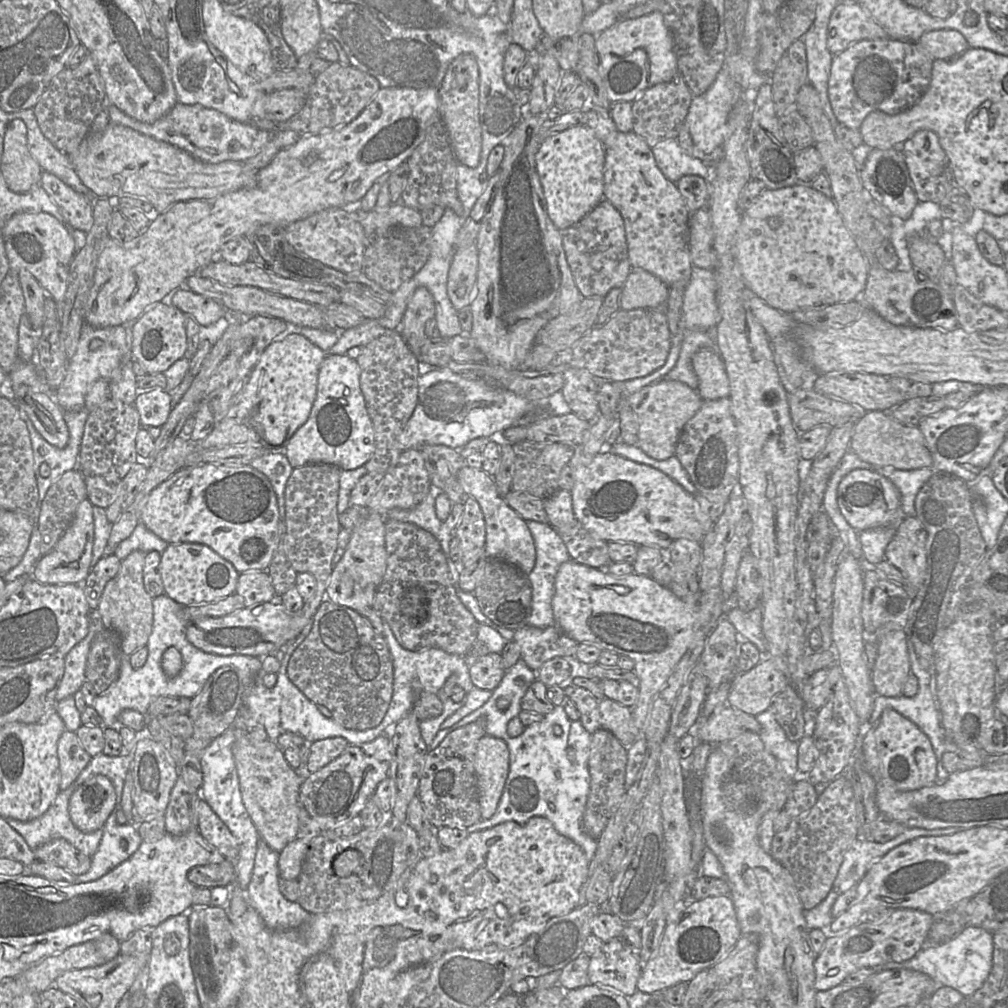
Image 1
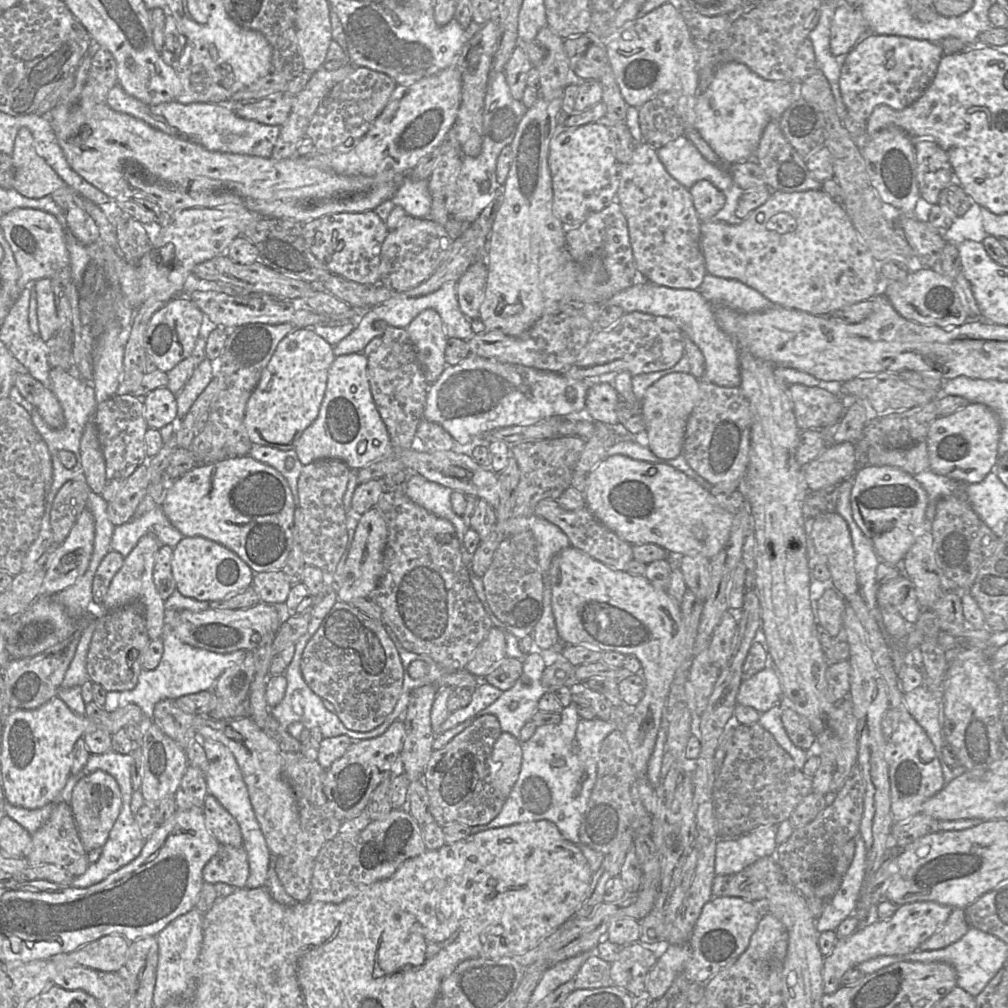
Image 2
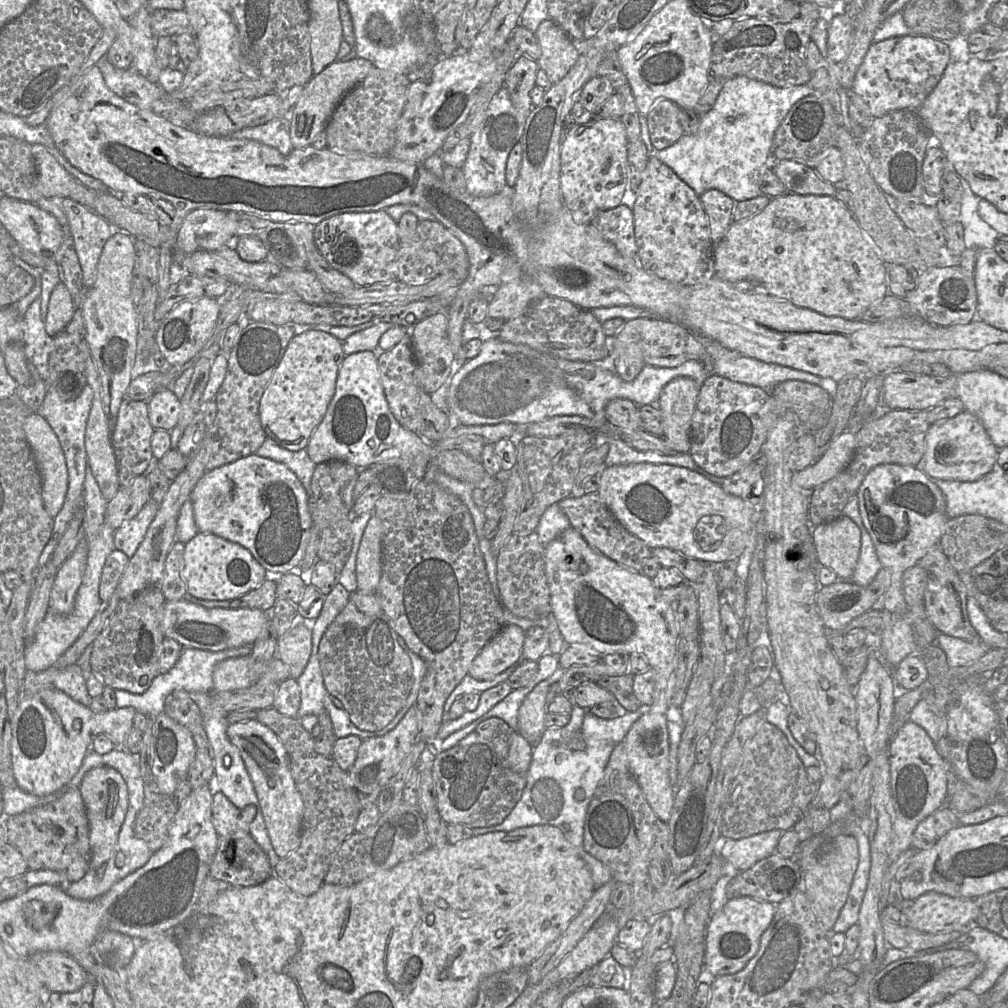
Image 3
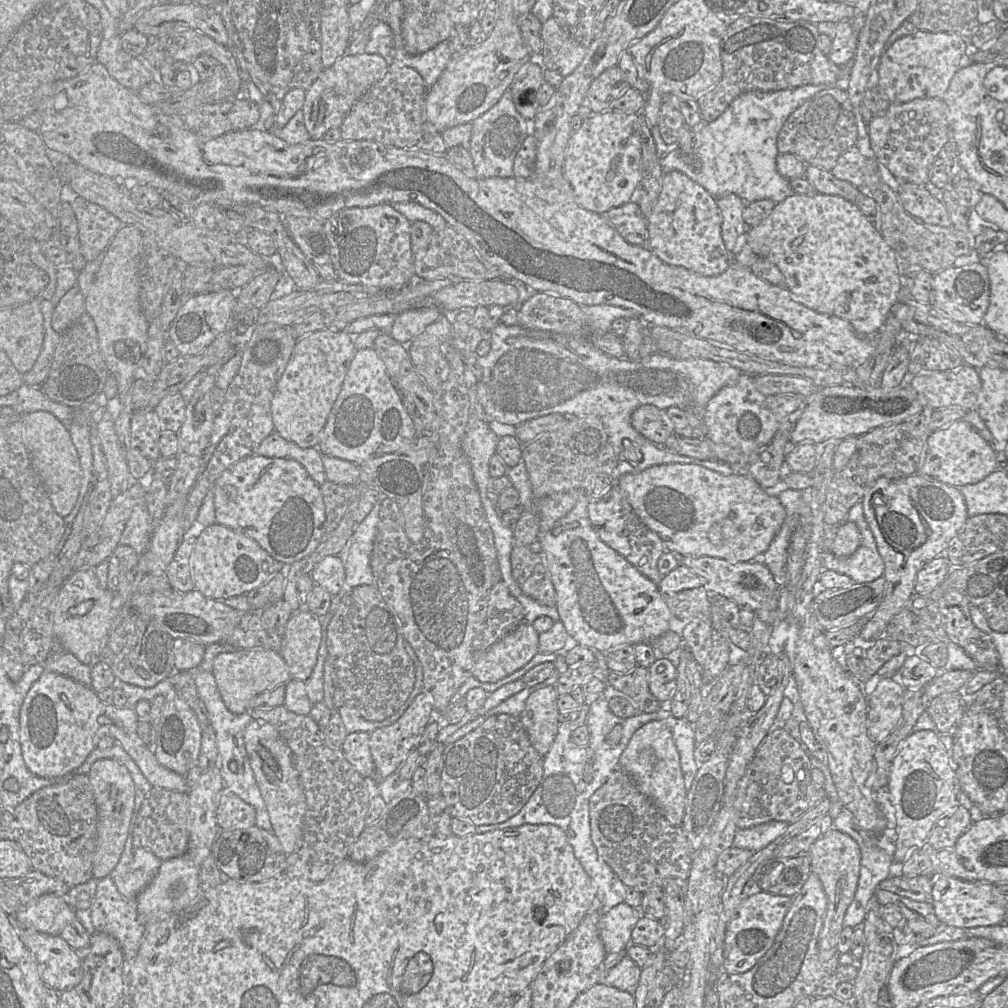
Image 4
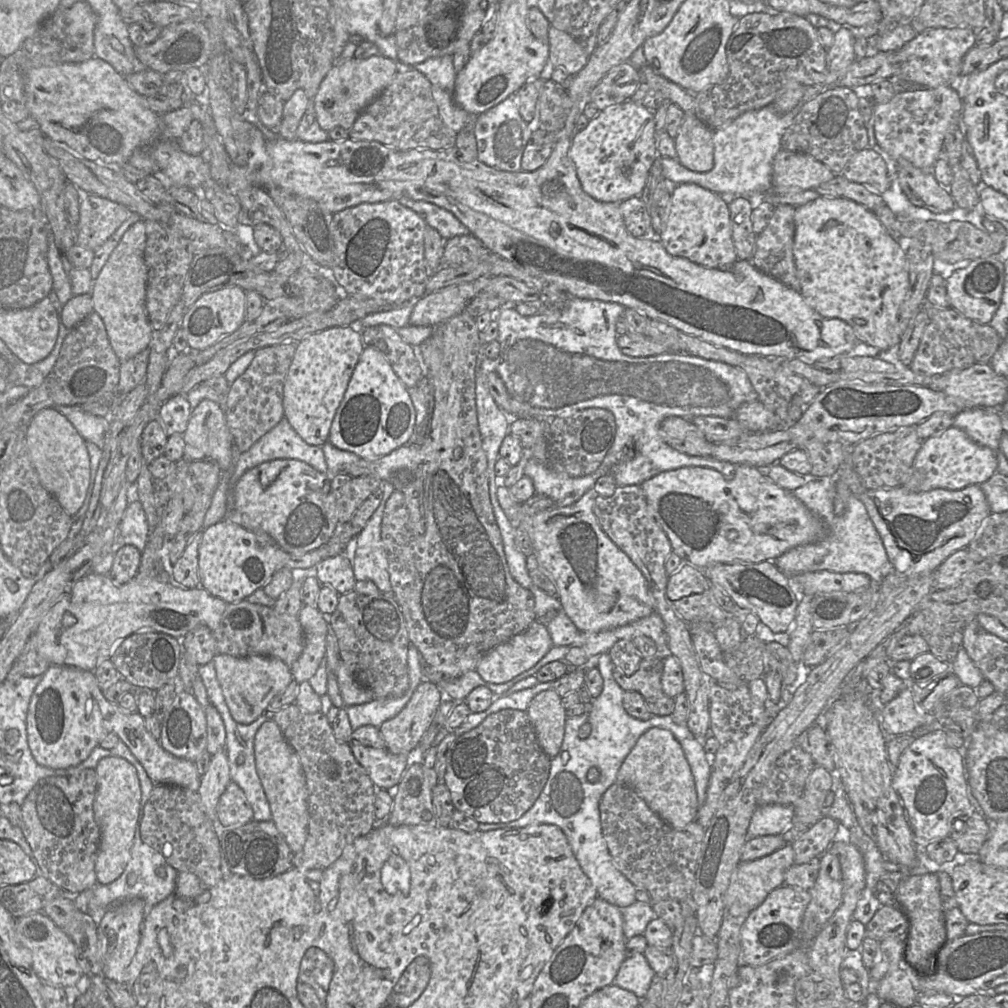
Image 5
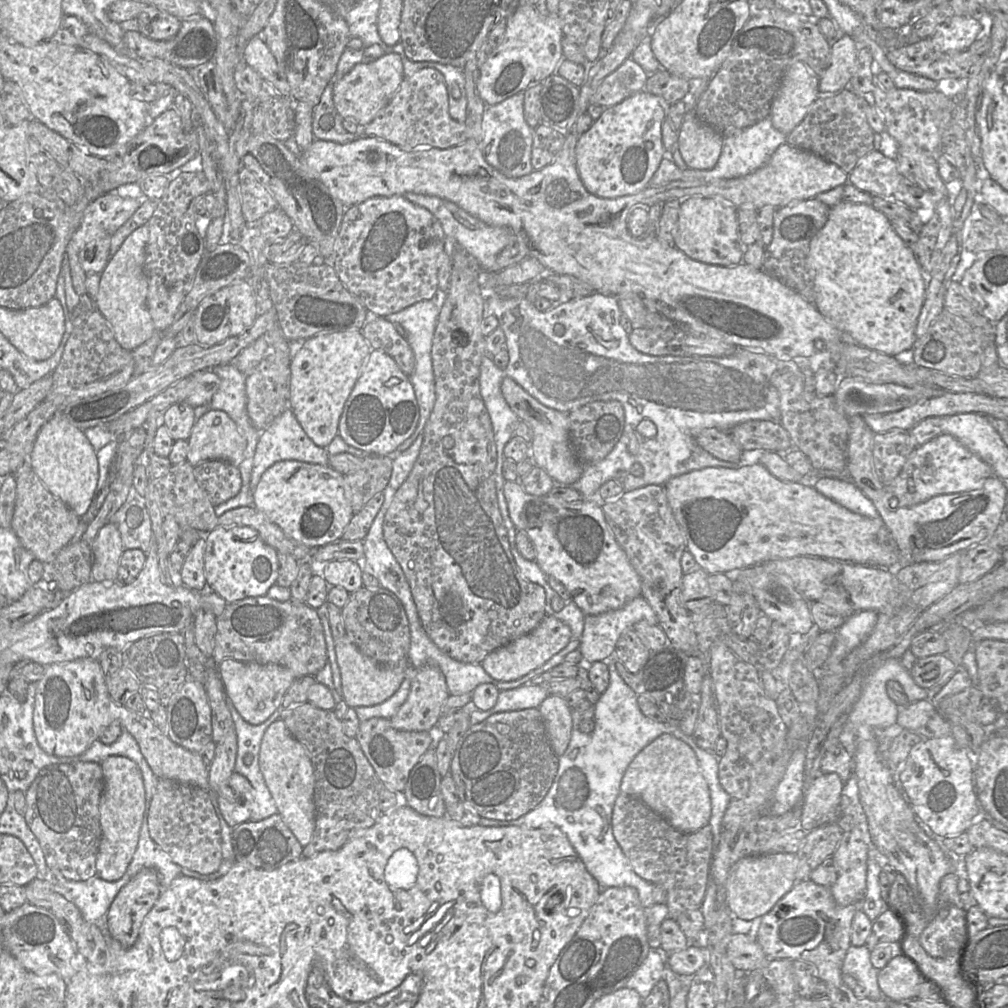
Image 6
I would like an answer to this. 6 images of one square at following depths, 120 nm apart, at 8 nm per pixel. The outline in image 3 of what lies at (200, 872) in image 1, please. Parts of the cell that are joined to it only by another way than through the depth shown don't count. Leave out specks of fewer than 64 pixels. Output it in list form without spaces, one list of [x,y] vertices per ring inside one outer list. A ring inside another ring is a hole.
[[[237,832],[232,835],[219,836],[217,850],[211,863],[209,875],[214,879],[225,881],[232,887],[256,886],[274,875],[269,858],[249,832]]]

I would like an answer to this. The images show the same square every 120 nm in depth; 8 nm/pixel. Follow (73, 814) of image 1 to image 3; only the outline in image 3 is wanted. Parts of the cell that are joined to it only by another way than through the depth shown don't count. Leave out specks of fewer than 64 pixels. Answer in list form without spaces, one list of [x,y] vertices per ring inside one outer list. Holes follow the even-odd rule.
[[[100,766],[86,773],[79,789],[89,822],[90,869],[98,869],[107,863],[116,846],[129,806],[128,787],[116,769]]]

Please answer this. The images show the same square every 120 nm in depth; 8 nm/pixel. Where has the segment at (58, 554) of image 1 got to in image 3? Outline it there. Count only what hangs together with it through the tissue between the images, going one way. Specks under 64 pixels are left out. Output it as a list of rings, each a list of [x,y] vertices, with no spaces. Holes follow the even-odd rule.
[[[84,537],[59,567],[51,590],[52,612],[60,615],[68,615],[72,612],[86,570],[88,551],[88,542]]]

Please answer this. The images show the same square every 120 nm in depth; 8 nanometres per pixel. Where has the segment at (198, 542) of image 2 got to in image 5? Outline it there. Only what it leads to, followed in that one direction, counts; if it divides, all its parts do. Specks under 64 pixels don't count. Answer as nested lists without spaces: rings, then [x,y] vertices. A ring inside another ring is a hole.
[[[222,520],[204,529],[201,533],[201,541],[198,548],[198,576],[199,586],[204,588],[214,597],[220,598],[227,604],[238,603],[246,600],[256,590],[263,588],[272,575],[279,569],[310,569],[320,561],[339,555],[346,547],[338,544],[326,543],[325,545],[302,555],[291,555],[283,551],[279,546],[264,546],[256,539],[254,533],[241,525]]]

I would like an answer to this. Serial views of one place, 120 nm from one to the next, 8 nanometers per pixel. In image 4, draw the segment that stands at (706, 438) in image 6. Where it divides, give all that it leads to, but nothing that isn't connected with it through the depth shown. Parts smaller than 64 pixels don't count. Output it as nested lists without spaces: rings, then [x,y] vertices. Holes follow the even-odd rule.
[[[652,405],[638,407],[631,415],[631,424],[643,437],[659,446],[664,446],[670,437],[676,436],[666,410]]]

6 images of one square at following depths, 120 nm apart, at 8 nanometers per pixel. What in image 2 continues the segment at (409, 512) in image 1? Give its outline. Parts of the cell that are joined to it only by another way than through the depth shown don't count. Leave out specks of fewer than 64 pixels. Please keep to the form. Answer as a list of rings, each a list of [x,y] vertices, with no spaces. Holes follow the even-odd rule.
[[[410,472],[404,484],[404,492],[413,502],[453,524],[462,543],[465,532],[470,529],[469,517],[460,517],[452,510],[450,501],[452,491],[414,472]]]

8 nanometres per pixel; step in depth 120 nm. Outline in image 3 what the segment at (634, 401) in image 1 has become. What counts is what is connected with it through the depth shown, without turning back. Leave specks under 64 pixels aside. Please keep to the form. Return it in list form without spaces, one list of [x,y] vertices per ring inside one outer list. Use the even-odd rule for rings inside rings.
[[[687,377],[673,379],[660,394],[656,405],[662,413],[662,437],[673,453],[690,450],[690,425],[698,396],[699,386]]]

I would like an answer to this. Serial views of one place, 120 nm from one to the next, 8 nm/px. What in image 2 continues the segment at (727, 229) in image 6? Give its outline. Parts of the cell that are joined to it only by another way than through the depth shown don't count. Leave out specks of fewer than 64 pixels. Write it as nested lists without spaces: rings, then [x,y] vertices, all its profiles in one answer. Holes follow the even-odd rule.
[[[637,143],[629,162],[619,163],[616,200],[627,219],[638,277],[653,284],[697,290],[707,274],[700,247],[701,221],[689,190],[674,179],[660,161],[656,149]]]

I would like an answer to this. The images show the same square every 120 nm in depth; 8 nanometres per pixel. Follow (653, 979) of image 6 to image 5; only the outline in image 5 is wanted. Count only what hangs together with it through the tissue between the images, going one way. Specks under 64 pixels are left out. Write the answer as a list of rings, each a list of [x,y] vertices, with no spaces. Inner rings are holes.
[[[636,954],[625,959],[612,984],[643,999],[655,975],[644,954]]]

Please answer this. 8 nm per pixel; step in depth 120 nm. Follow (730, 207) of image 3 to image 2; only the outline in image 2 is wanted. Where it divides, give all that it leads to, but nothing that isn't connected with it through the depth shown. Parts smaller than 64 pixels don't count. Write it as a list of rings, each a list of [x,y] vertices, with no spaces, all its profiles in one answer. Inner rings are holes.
[[[699,180],[688,190],[701,222],[710,221],[725,206],[725,194],[709,180]]]

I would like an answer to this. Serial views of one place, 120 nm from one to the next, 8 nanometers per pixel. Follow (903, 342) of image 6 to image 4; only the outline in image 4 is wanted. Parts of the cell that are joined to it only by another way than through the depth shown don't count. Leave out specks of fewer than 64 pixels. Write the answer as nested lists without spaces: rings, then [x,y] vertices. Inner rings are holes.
[[[819,193],[813,195],[793,194],[783,201],[776,203],[770,214],[757,226],[748,228],[746,237],[747,243],[743,249],[738,254],[732,255],[734,265],[750,268],[756,258],[767,258],[779,268],[784,277],[785,287],[798,303],[815,312],[836,316],[848,321],[856,333],[861,336],[869,337],[877,335],[884,326],[888,315],[891,313],[892,307],[899,301],[899,292],[903,288],[903,278],[902,272],[900,273],[900,264],[897,261],[895,251],[885,242],[880,232],[860,209],[854,203],[840,196]]]

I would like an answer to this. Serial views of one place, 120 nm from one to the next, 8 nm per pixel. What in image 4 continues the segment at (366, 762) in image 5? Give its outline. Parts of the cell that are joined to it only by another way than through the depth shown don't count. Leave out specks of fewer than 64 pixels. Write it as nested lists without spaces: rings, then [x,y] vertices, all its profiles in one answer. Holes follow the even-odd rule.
[[[353,732],[347,735],[341,746],[344,757],[363,777],[373,777],[375,774],[369,740],[370,733]]]

